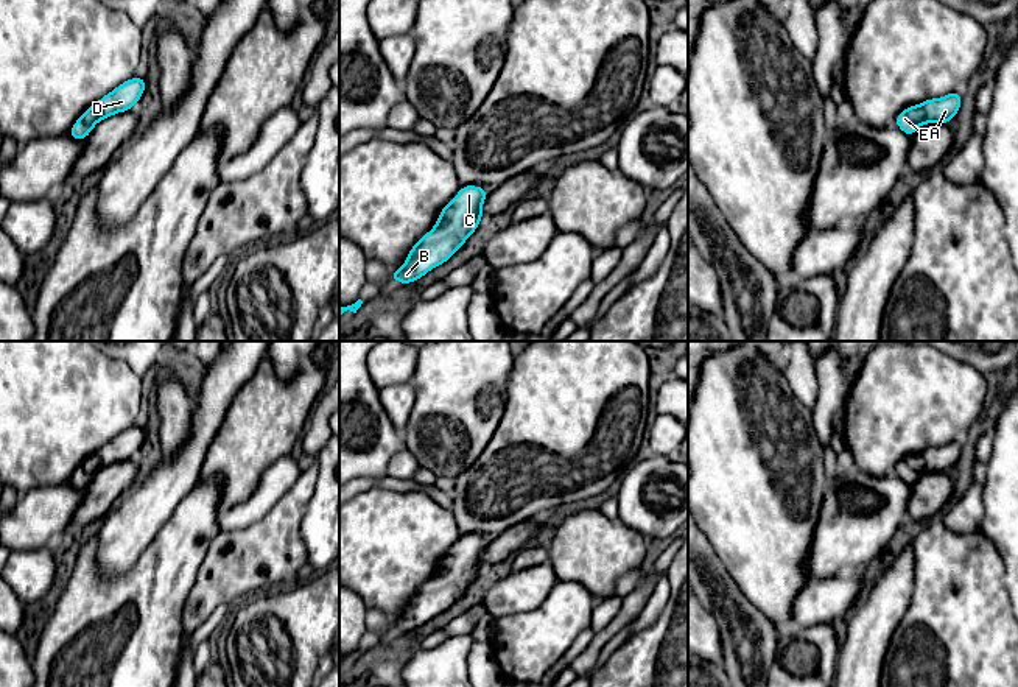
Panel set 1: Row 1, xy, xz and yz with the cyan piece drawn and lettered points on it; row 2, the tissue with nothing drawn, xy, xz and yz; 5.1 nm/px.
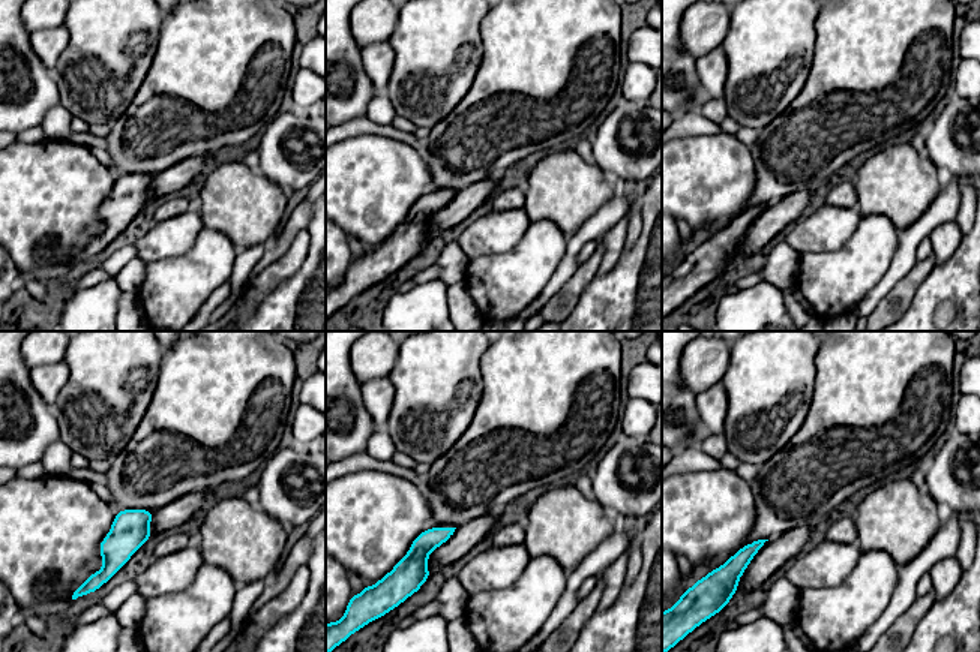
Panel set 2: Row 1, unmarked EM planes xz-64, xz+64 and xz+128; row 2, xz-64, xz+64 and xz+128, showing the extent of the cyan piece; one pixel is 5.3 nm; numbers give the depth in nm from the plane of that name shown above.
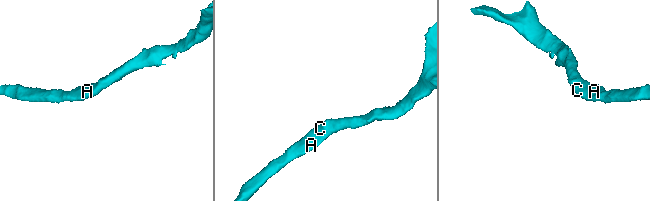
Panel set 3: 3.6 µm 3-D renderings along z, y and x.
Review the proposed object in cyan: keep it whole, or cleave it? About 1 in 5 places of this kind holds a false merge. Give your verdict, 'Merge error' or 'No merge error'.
No merge error

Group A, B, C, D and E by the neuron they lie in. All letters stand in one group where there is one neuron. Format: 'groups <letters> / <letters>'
groups A B C D E

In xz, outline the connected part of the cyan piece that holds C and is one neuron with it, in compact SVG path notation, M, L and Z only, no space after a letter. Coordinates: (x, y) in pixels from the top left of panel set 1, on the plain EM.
M478 534L461 536L441 559L434 576L409 598L406 611L391 622L391 629L408 634L461 600L483 569L481 558L489 542Z

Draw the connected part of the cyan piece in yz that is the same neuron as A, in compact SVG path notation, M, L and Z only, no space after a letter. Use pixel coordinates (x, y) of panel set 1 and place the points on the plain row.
M951 441L940 447L929 447L917 455L909 455L897 464L895 474L909 486L926 472L946 474L960 458L960 441Z

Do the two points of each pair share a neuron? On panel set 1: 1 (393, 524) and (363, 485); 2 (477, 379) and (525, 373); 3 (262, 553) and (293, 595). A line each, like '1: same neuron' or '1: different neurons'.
1: different neurons
2: different neurons
3: different neurons

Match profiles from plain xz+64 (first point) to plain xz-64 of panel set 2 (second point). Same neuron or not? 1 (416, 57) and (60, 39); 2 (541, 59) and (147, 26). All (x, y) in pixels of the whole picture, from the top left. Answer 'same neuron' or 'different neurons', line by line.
1: different neurons
2: different neurons

